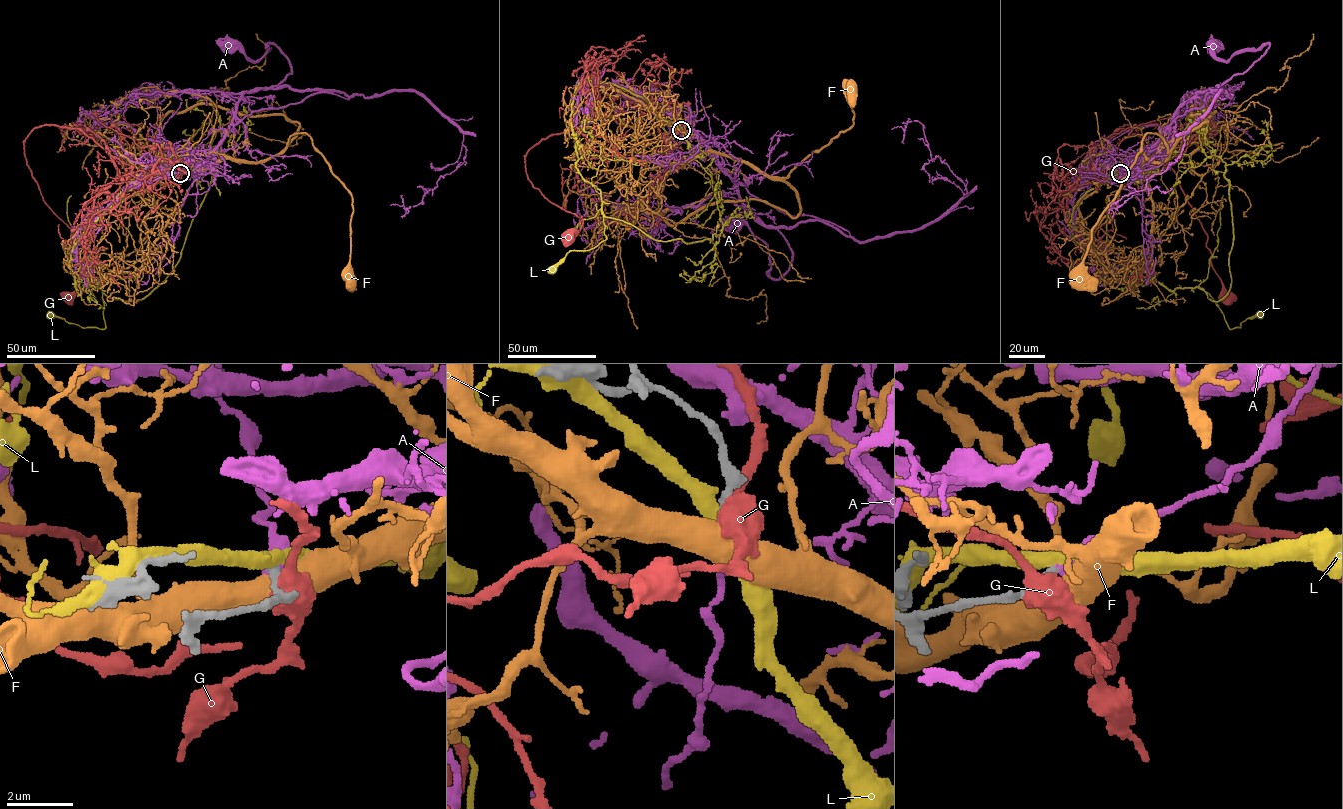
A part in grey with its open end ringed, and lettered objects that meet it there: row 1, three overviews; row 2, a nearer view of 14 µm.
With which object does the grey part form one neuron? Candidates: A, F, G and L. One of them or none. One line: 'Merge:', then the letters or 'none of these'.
Merge: A

